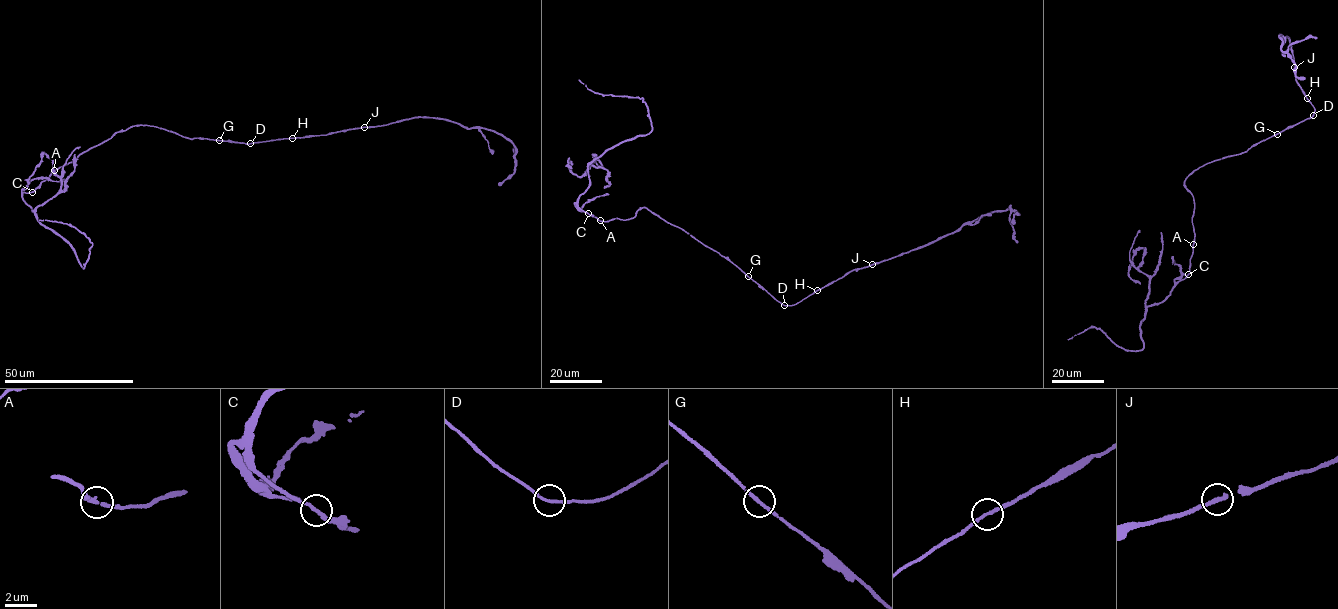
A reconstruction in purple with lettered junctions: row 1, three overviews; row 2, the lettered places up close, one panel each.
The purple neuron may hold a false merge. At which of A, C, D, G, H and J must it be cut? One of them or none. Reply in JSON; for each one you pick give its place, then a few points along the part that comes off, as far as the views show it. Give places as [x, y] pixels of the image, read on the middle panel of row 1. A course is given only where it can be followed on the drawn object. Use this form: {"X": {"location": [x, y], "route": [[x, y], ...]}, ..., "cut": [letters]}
{"cut": []}

